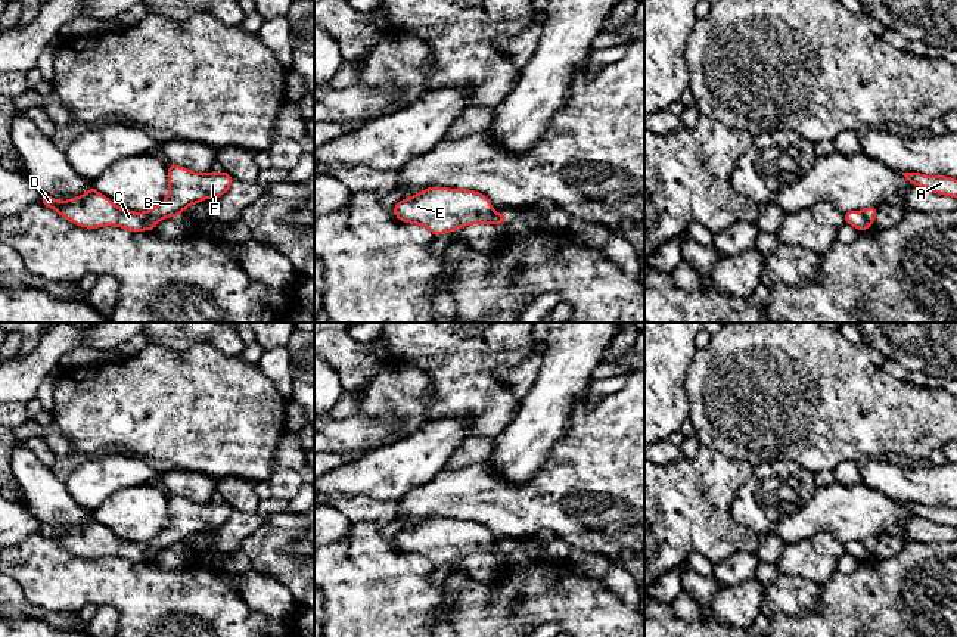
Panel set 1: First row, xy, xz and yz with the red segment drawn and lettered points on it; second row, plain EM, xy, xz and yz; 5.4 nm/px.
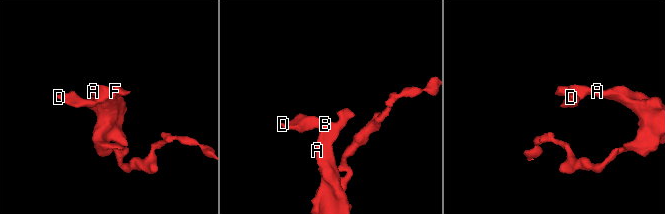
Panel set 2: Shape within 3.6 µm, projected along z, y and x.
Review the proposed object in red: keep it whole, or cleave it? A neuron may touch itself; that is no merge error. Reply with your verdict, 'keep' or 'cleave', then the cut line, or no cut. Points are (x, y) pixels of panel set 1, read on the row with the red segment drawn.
keep; no cut

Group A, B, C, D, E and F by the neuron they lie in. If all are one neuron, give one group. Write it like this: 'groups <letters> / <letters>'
groups A B C D E F

